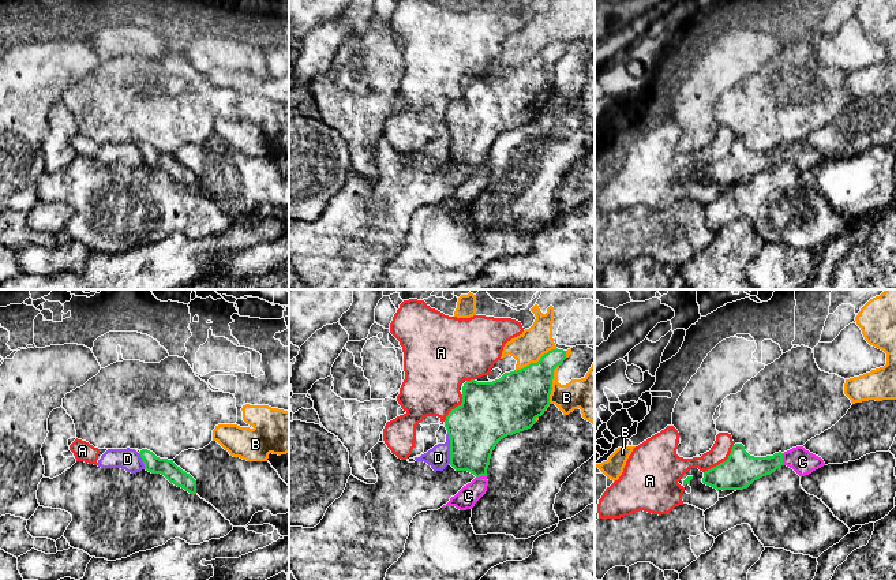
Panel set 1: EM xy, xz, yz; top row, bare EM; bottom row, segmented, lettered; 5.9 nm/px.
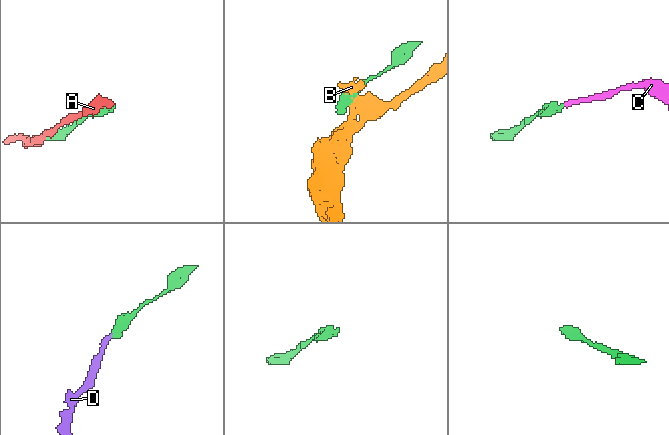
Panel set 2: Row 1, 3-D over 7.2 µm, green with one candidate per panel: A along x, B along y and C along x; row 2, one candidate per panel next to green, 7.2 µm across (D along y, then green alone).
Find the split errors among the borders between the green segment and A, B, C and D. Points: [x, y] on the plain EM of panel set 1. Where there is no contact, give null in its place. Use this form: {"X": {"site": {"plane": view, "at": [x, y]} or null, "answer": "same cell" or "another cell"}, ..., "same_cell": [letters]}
{"A": {"site": {"plane": "yz", "at": [723, 156]}, "answer": "another cell"}, "B": {"site": {"plane": "xz", "at": [551, 82]}, "answer": "another cell"}, "C": {"site": {"plane": "yz", "at": [782, 153]}, "answer": "same cell"}, "D": {"site": {"plane": "xz", "at": [450, 142]}, "answer": "another cell"}, "same_cell": ["C"]}

